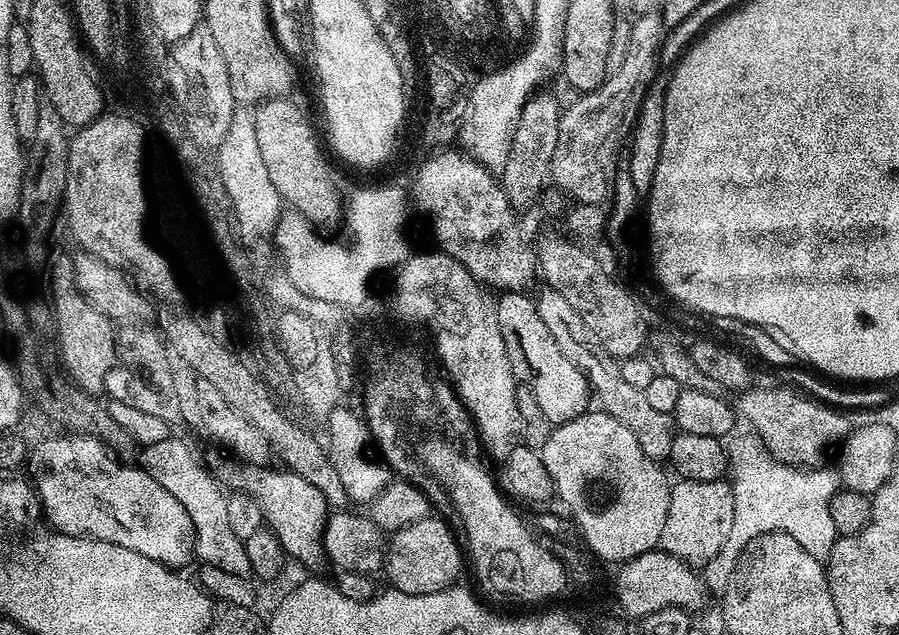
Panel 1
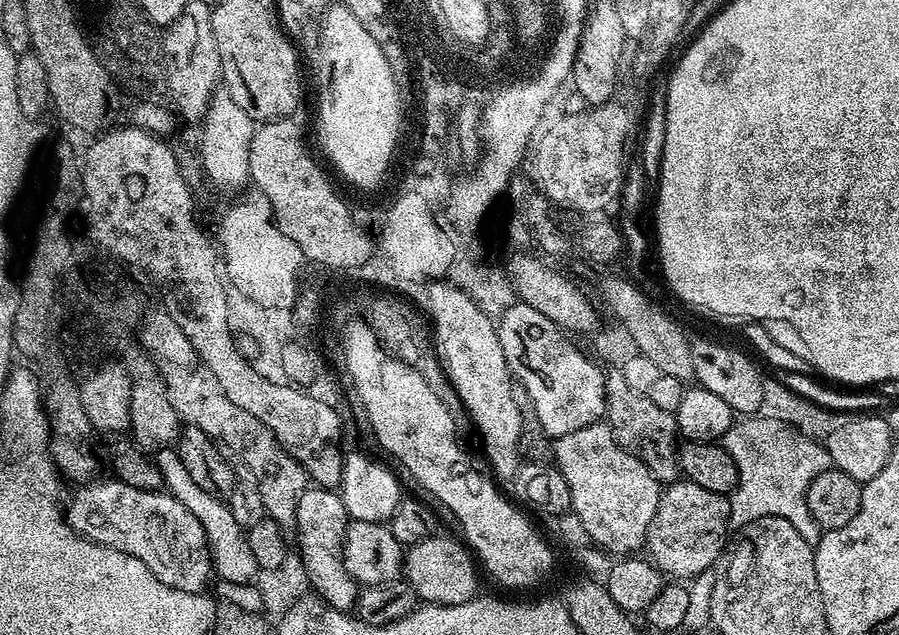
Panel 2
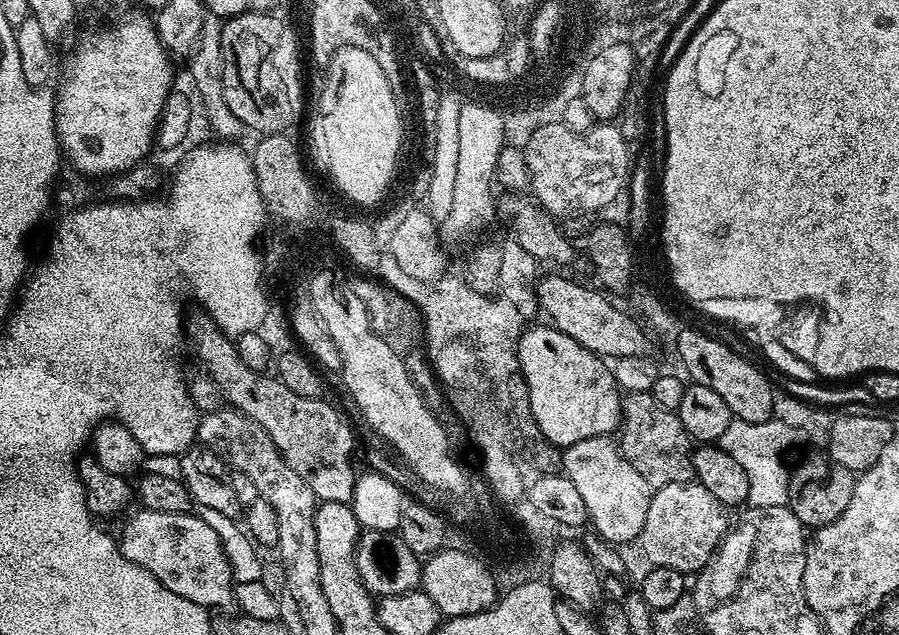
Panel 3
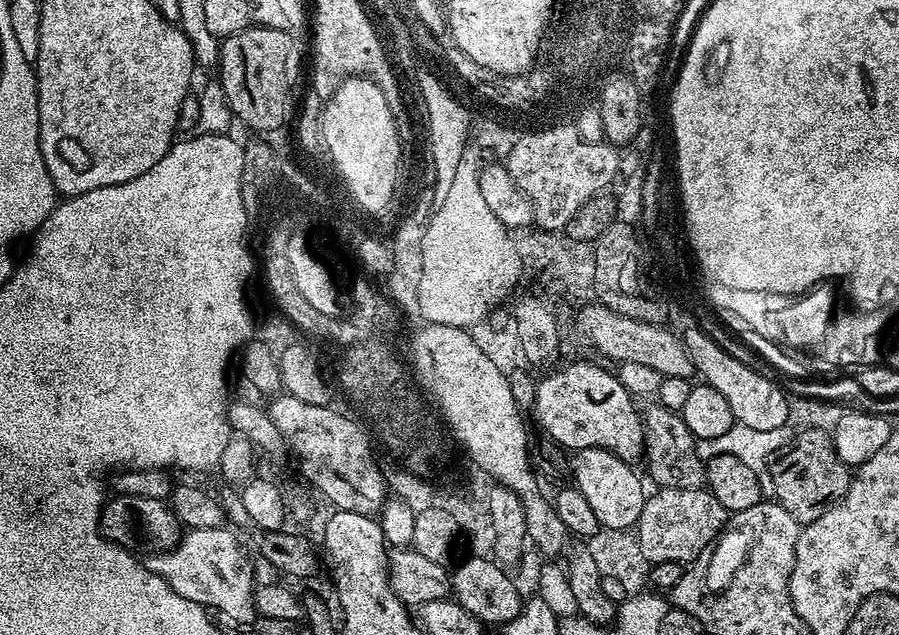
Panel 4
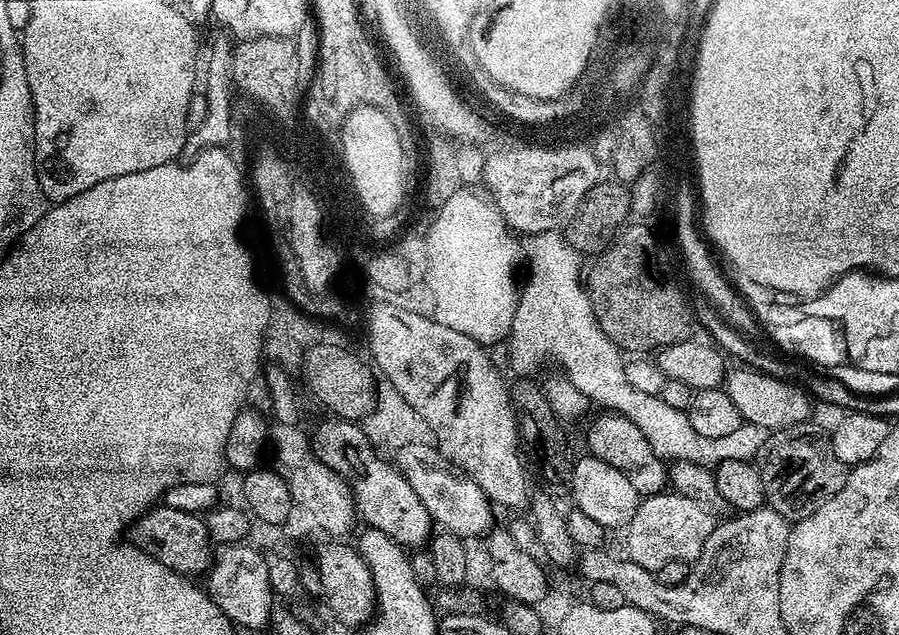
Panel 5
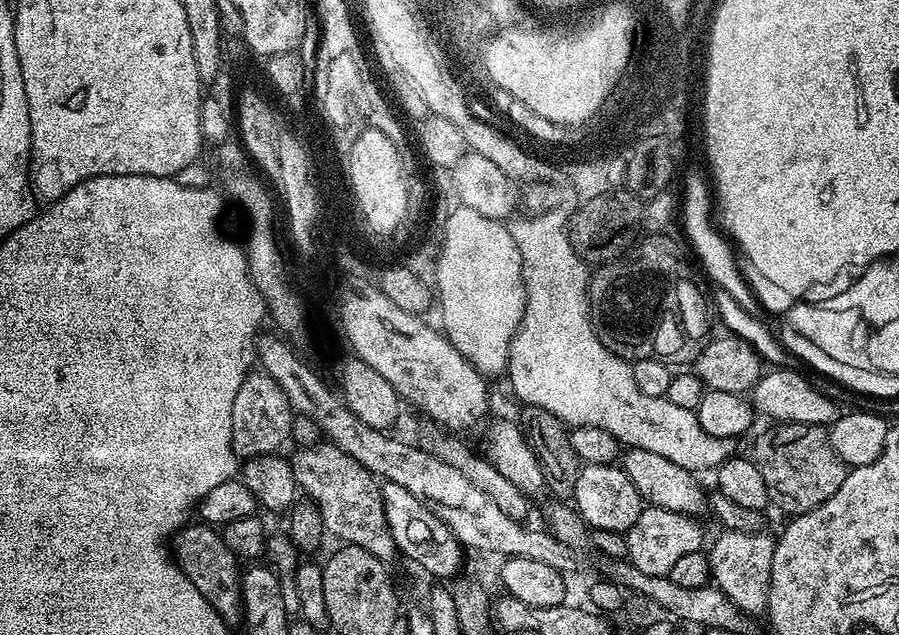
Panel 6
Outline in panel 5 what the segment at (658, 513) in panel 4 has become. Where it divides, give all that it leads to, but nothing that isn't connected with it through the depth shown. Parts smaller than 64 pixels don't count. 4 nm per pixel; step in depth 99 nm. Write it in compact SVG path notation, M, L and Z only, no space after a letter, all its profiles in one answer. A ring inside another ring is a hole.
M671 490L645 496L634 510L634 518L630 518L623 533L624 544L628 547L627 559L653 570L666 566L666 562L695 562L717 523L713 512L706 510L702 502L694 502L694 498L686 498Z

